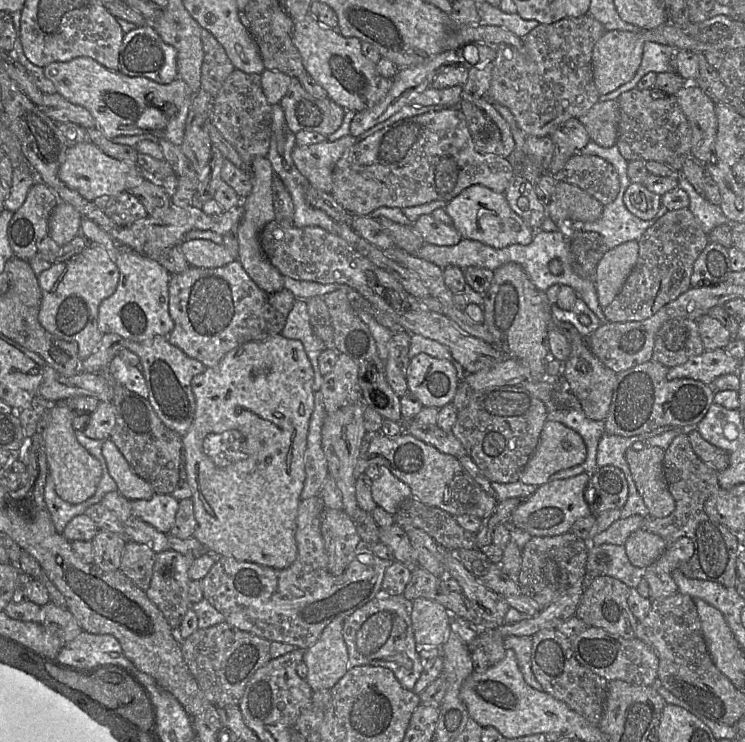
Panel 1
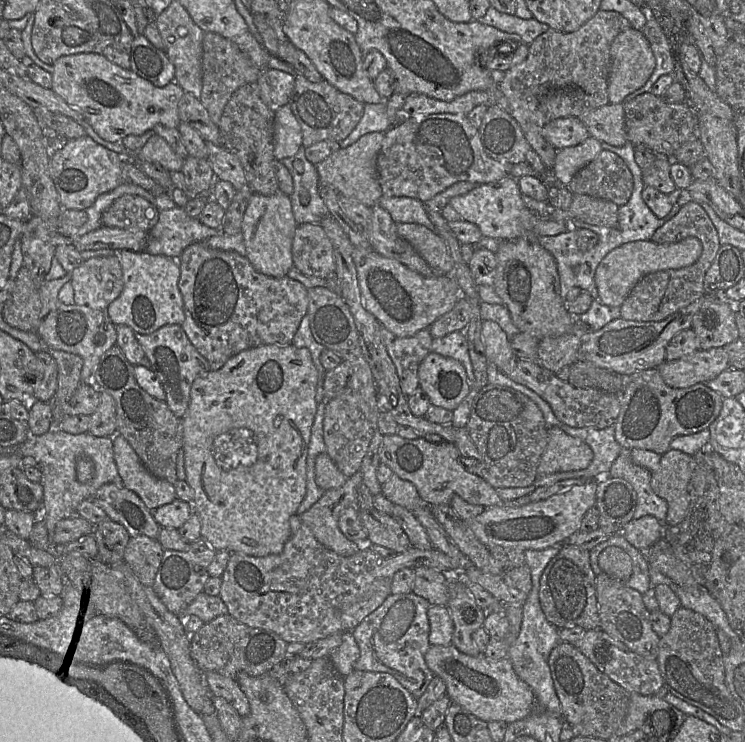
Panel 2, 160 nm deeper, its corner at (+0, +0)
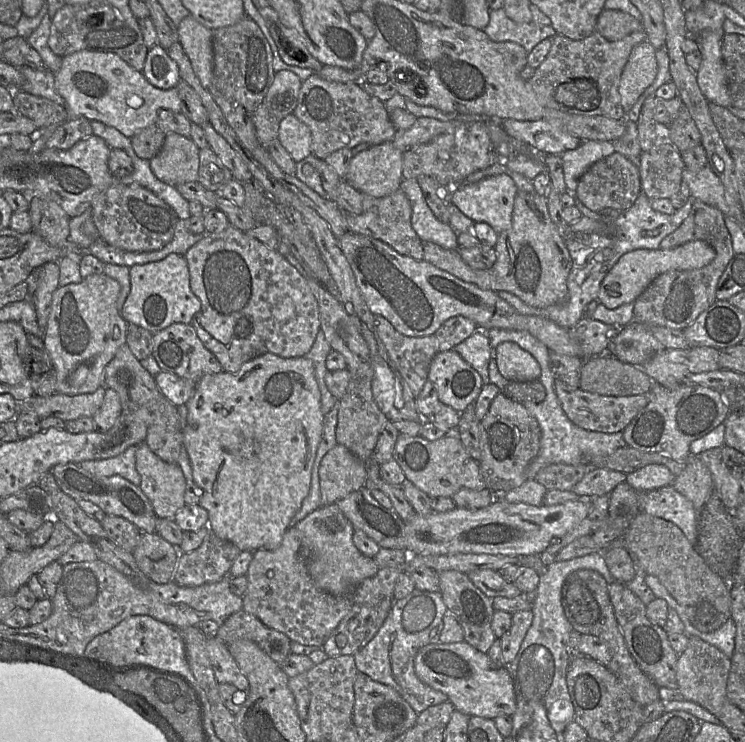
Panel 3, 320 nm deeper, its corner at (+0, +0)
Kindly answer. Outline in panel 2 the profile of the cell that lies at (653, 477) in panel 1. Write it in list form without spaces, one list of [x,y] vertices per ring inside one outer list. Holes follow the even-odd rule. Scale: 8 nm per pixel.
[[[670,449],[661,455],[658,469],[651,472],[651,488],[668,506],[664,520],[666,526],[681,523],[688,514],[690,507],[688,484],[693,469],[693,456]]]

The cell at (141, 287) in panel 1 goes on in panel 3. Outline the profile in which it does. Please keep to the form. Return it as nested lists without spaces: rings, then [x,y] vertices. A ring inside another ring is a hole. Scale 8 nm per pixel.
[[[172,253],[164,259],[129,268],[130,293],[120,311],[128,322],[155,334],[171,324],[191,324],[201,308],[201,302],[190,288],[187,261],[183,255]]]

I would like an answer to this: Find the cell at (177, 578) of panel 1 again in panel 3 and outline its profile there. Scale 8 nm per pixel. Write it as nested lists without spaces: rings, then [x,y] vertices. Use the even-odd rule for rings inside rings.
[[[212,532],[190,553],[180,553],[172,581],[183,587],[196,587],[220,581],[241,551]]]

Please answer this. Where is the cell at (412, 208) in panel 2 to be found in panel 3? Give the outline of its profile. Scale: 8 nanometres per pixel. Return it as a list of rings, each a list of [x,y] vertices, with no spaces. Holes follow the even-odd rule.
[[[404,179],[399,189],[405,193],[412,206],[411,224],[422,242],[431,242],[445,249],[458,250],[458,233],[448,223],[439,221],[425,202],[422,190],[417,179]]]

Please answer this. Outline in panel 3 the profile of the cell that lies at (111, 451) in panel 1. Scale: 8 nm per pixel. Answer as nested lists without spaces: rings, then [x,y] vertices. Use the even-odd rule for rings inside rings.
[[[142,443],[138,445],[136,450],[135,468],[141,478],[139,488],[148,498],[156,517],[173,519],[175,514],[185,505],[186,481],[179,465],[164,462],[146,444]]]

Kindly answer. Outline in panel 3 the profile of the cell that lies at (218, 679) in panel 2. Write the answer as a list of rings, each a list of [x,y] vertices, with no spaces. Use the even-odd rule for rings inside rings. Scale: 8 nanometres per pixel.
[[[215,635],[207,637],[207,652],[218,683],[230,683],[247,690],[249,681],[229,651],[229,645]]]

